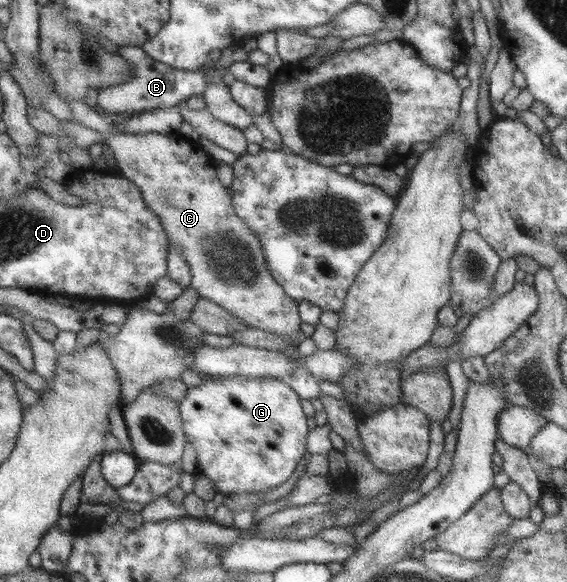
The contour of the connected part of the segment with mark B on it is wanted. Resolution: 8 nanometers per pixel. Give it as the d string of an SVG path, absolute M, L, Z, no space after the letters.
M119 45L118 53L121 54L134 69L134 75L125 83L119 83L101 89L98 94L98 107L100 112L108 115L107 121L113 124L111 117L115 113L135 113L154 110L155 108L168 108L186 103L191 95L202 94L206 86L206 75L202 68L195 71L175 69L160 61L153 60L141 46Z

